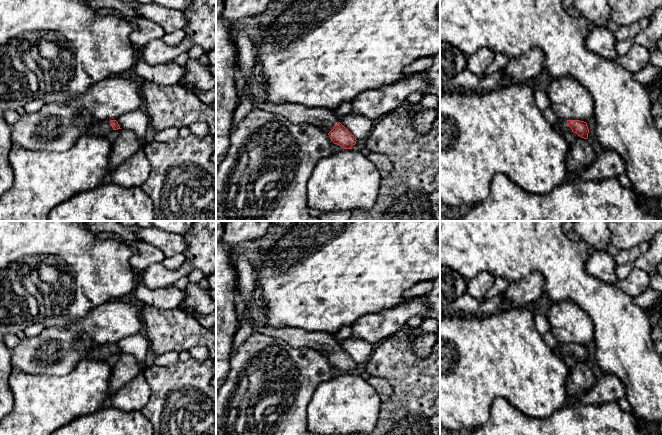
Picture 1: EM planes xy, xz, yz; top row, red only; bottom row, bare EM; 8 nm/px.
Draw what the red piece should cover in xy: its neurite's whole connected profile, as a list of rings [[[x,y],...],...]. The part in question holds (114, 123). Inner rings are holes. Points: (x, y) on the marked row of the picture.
[[[95,120],[85,129],[84,134],[104,136],[109,134],[112,130],[117,129],[121,128],[116,120]]]

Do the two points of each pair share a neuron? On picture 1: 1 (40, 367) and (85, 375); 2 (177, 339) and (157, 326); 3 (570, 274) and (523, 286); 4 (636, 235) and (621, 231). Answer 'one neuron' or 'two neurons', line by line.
1: two neurons
2: one neuron
3: two neurons
4: one neuron

